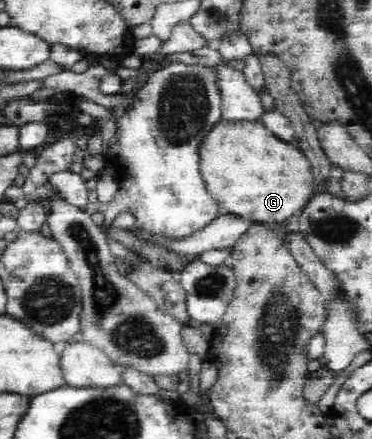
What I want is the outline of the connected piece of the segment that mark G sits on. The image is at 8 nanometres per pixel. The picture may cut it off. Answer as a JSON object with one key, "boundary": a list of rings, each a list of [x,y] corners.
{"boundary":[[[247,121],[228,123],[220,122],[201,149],[202,176],[206,181],[206,189],[214,199],[218,200],[223,213],[252,221],[256,224],[286,224],[291,216],[300,216],[315,193],[315,178],[312,163],[294,144],[283,140],[259,122]]]}

